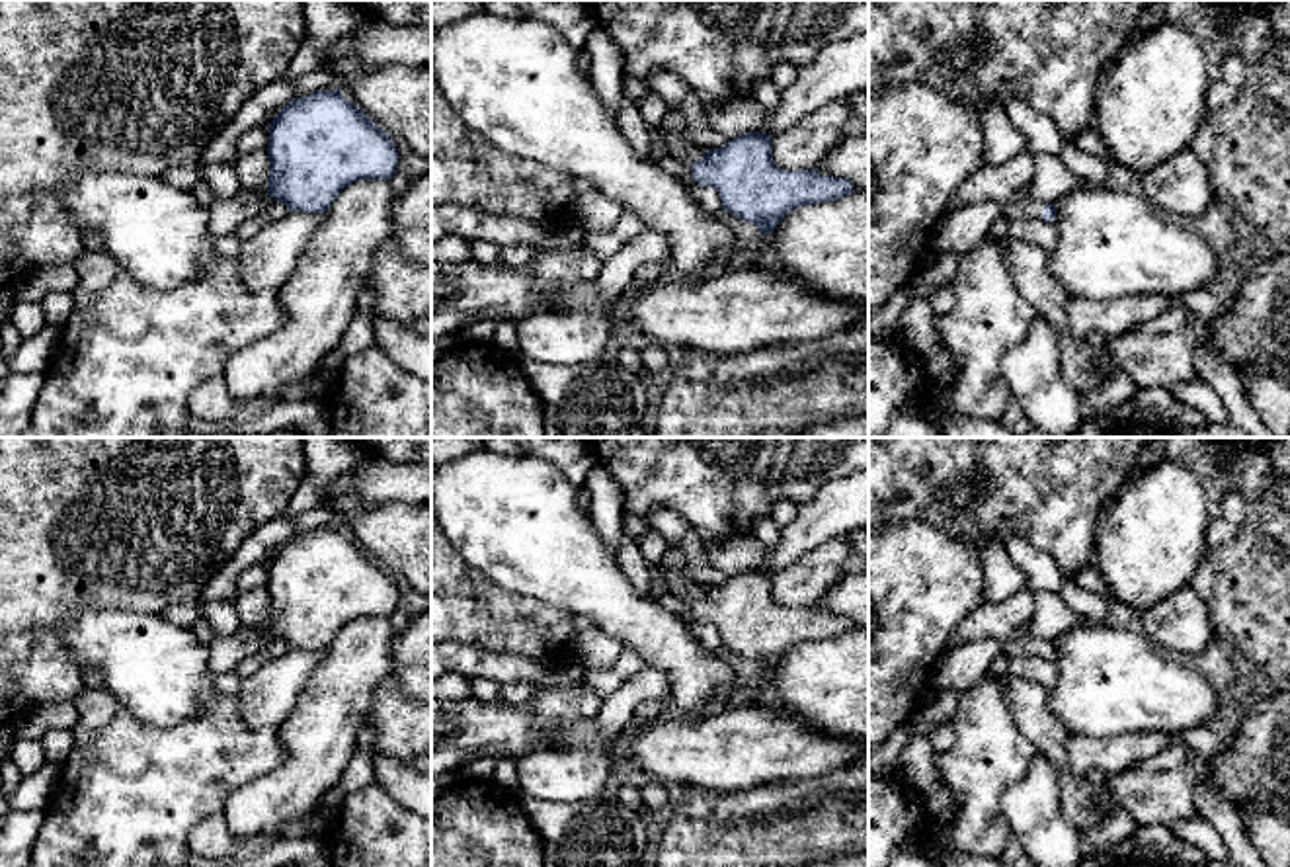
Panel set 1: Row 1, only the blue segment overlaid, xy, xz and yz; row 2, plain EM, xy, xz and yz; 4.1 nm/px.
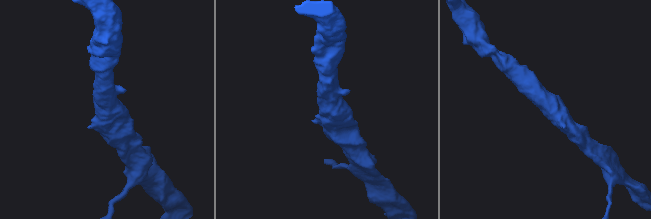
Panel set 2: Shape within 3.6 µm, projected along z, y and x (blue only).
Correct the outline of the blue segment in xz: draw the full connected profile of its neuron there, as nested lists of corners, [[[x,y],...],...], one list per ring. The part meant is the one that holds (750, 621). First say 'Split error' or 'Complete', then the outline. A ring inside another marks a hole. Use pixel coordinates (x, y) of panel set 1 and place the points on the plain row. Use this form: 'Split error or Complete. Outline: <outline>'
Split error. Outline: [[[664,562],[650,564],[650,586],[654,592],[667,592],[681,599],[697,619],[718,629],[722,646],[753,660],[759,672],[769,672],[785,656],[785,652],[802,642],[826,640],[841,637],[855,629],[845,615],[822,613],[816,605],[786,607],[773,599],[771,572],[761,568],[744,570],[724,584],[703,588],[685,578],[681,570],[667,572]]]

